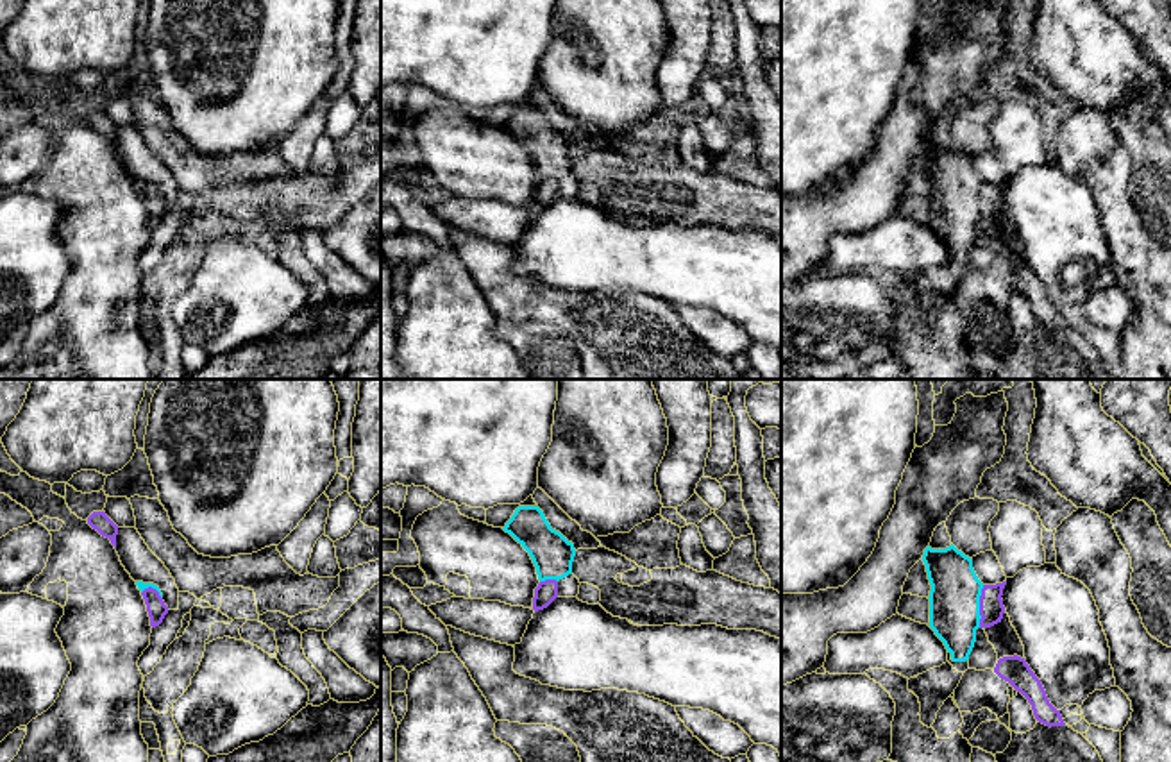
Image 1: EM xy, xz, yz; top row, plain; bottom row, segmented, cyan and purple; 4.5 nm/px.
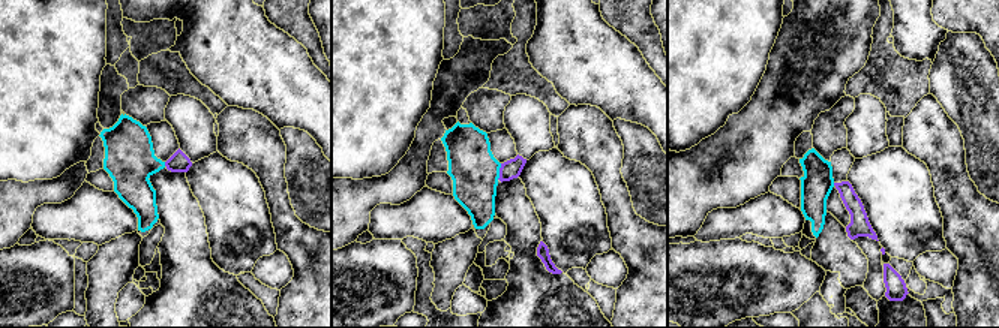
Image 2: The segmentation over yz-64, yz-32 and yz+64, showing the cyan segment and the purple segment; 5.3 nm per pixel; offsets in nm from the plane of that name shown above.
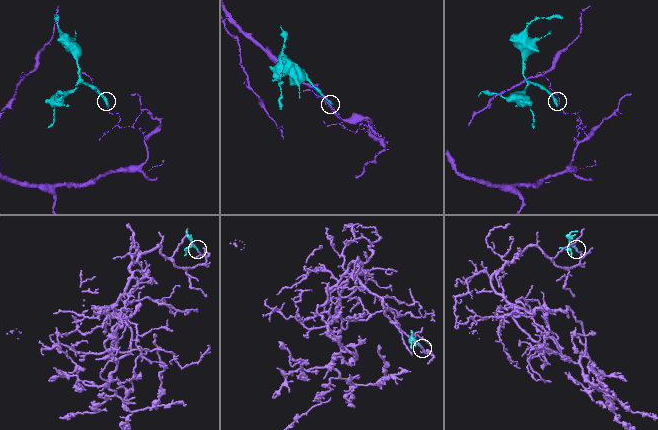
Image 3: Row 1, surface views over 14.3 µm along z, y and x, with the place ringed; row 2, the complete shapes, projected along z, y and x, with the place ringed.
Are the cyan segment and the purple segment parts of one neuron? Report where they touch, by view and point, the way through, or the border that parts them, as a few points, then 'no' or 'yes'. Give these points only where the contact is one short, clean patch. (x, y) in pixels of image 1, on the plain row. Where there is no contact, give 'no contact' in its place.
contact yz (978, 206); no

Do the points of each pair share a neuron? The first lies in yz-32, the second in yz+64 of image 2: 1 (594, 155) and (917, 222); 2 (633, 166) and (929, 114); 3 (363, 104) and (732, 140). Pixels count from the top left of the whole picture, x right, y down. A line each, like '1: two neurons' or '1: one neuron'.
1: two neurons
2: two neurons
3: two neurons

